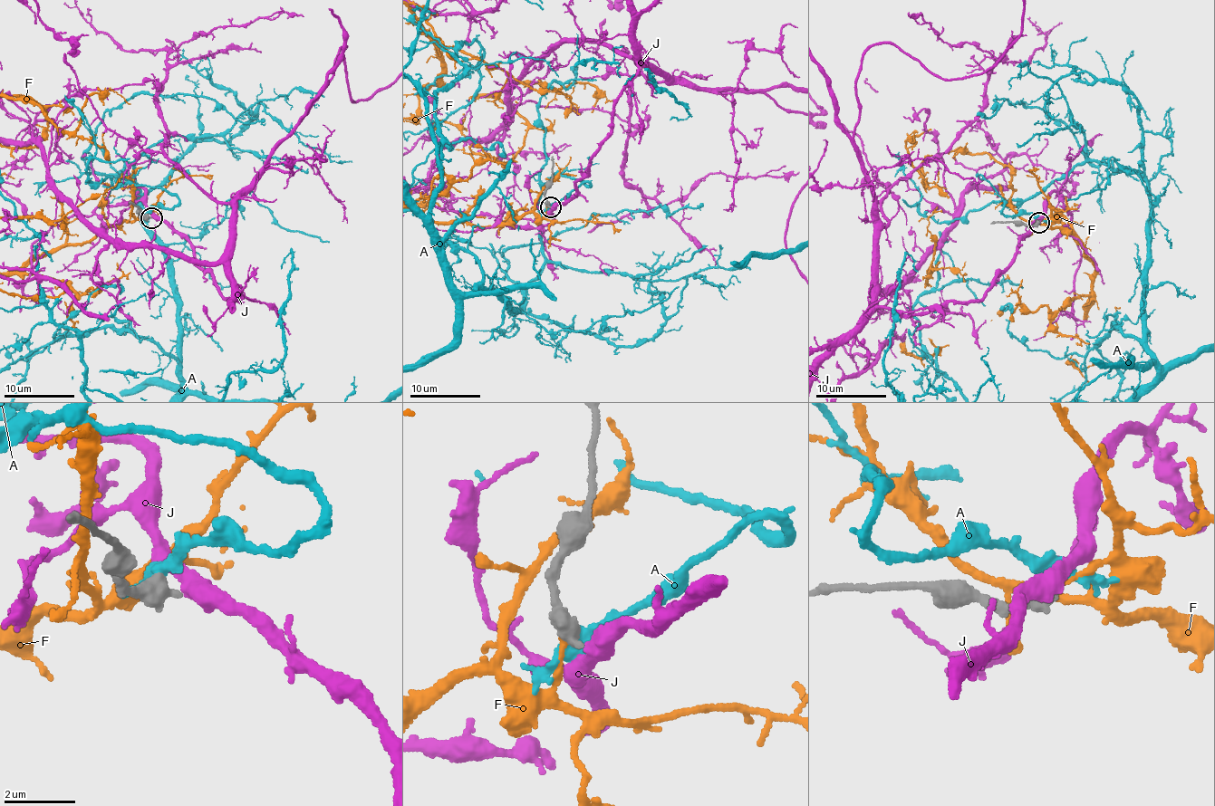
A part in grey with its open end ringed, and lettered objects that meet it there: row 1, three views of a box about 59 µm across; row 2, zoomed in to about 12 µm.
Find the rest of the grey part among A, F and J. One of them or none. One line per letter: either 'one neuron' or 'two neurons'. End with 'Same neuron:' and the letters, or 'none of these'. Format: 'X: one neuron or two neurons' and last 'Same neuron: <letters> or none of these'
A: two neurons
F: two neurons
J: two neurons
Same neuron: none of these

